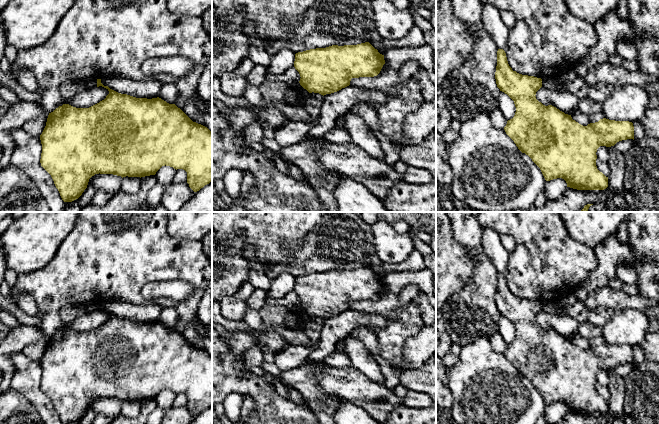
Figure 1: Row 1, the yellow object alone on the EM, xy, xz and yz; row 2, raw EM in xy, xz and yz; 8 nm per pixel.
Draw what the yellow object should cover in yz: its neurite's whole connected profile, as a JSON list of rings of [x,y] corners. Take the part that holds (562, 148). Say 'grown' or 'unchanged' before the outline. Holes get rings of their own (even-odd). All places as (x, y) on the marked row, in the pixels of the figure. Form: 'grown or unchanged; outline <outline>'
unchanged; outline [[[503,49],[497,51],[495,79],[497,87],[514,101],[516,107],[514,117],[507,121],[504,130],[518,149],[540,168],[546,181],[562,178],[567,187],[577,190],[604,190],[608,187],[608,177],[596,166],[597,149],[614,146],[622,140],[634,140],[632,122],[603,118],[583,126],[556,107],[543,105],[535,96],[542,87],[542,79],[513,71]]]

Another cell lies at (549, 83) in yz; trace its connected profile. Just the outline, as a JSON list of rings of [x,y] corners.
[[[552,77],[548,79],[542,79],[542,87],[550,90],[566,90],[562,84],[556,83]]]

